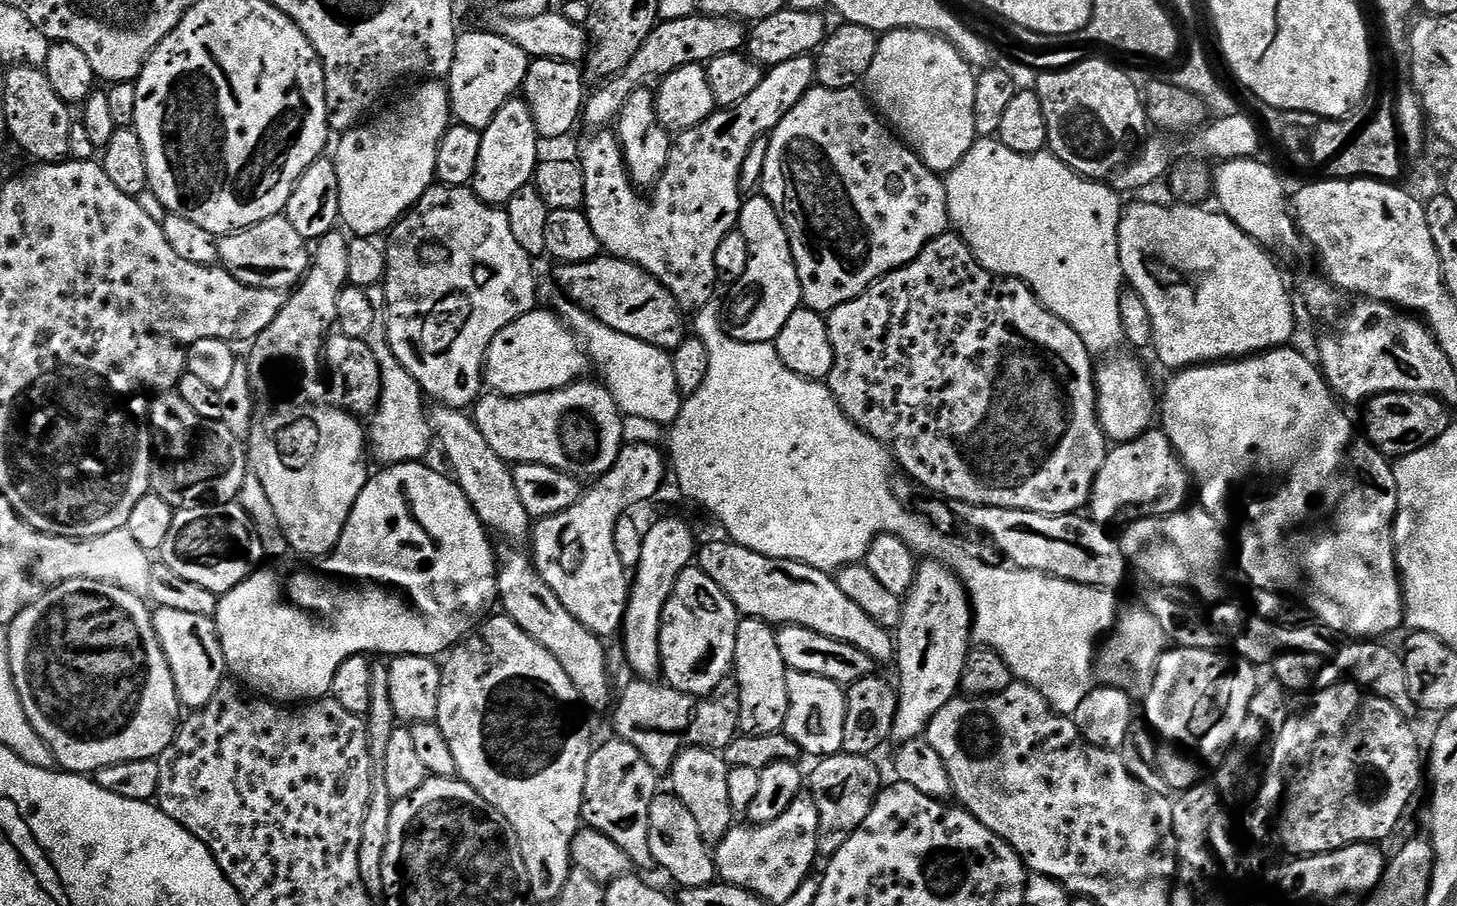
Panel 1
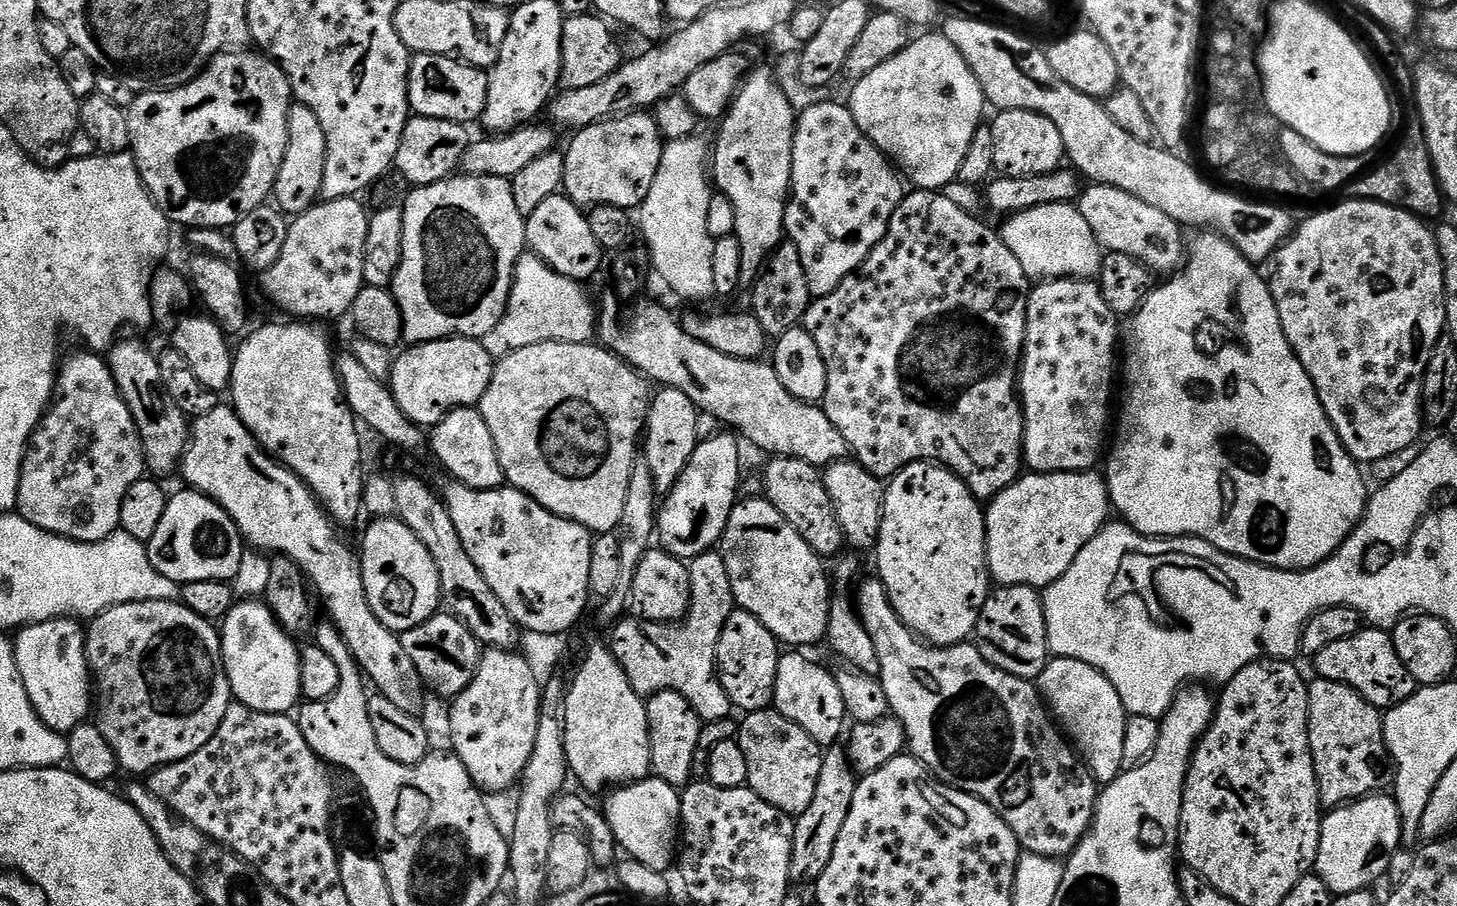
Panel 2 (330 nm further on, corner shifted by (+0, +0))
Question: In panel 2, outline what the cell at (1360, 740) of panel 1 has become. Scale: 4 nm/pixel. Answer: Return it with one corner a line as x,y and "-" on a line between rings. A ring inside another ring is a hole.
1319,678
1308,685
1308,737
1318,778
1320,803
1331,810
1379,793
1390,780
1390,757
1384,741
1384,717
1360,692
1342,682

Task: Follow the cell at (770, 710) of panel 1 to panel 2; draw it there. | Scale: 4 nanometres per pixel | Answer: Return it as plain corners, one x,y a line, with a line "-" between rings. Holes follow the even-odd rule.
733,610
722,626
722,638
718,638
716,655
716,675
726,690
733,709
744,712
763,713
765,708
773,707
774,682
778,678
778,662
782,655
779,640
754,618
754,614

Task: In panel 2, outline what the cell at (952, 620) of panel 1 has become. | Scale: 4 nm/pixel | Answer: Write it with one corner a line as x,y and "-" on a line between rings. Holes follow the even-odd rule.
919,460
913,464
907,464
901,468
895,476
887,481
884,490
884,509
882,510
882,530
874,549
876,555
876,568
878,578
886,586
886,594
902,622
921,640
938,648
949,648
955,644
963,644
975,633
976,623
980,617
980,611
990,595
990,577
988,575
988,551
986,550
986,526
984,525
985,509
976,495
962,482
960,476
955,476
951,470
942,464
931,460

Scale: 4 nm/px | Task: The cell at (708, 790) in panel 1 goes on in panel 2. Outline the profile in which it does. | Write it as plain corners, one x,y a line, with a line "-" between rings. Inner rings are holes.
659,692
647,697
648,729
650,730
651,775
677,790
693,783
694,754
699,744
702,721
699,714
677,692

